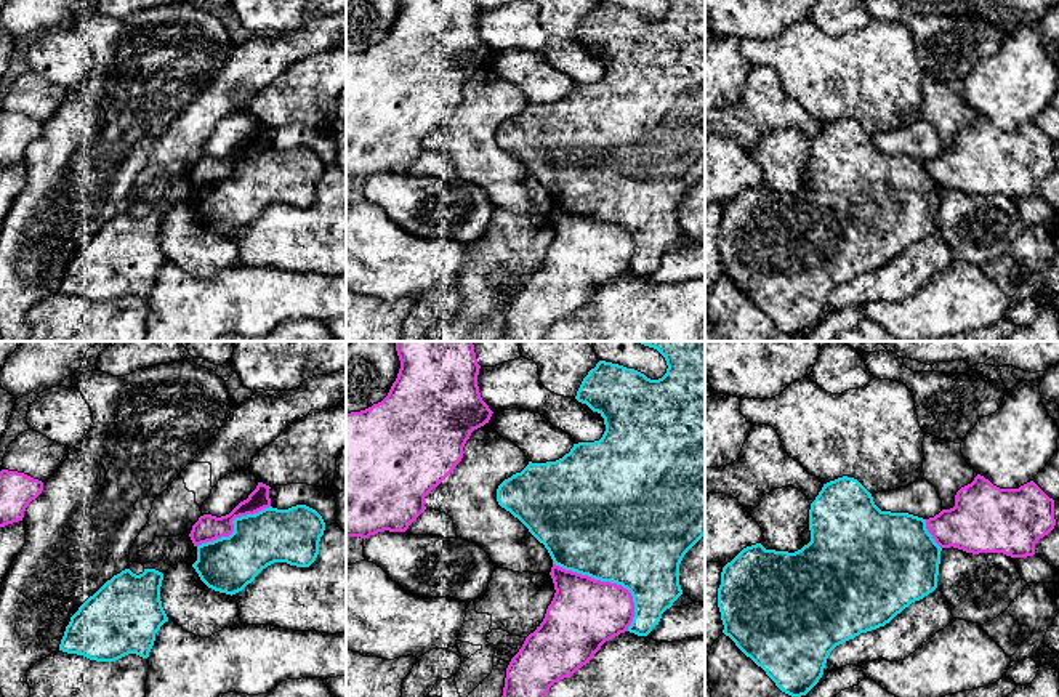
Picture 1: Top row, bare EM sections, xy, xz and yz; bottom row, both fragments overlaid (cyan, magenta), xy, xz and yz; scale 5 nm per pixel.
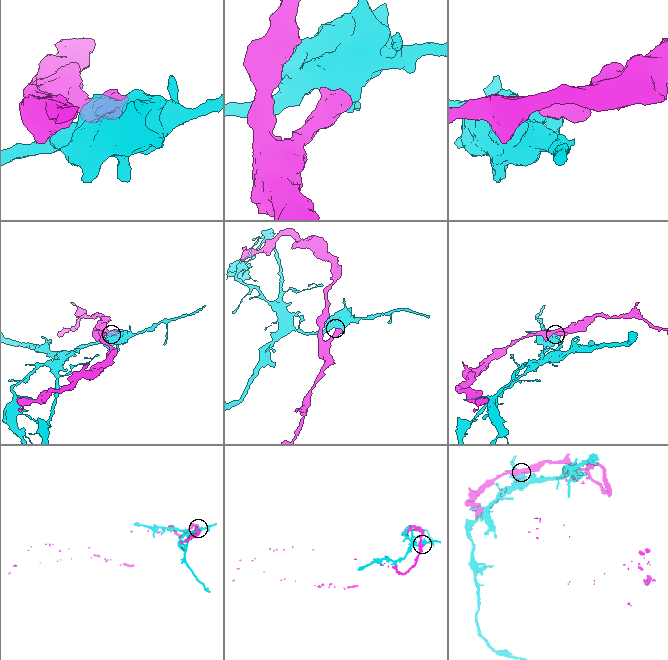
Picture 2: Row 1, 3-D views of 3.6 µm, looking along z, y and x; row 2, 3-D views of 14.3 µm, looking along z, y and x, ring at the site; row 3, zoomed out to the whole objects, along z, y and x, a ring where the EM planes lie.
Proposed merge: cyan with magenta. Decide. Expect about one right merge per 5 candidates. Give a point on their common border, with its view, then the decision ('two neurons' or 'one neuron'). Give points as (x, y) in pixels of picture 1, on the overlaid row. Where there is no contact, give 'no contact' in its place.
contact xz (611, 582); two neurons

